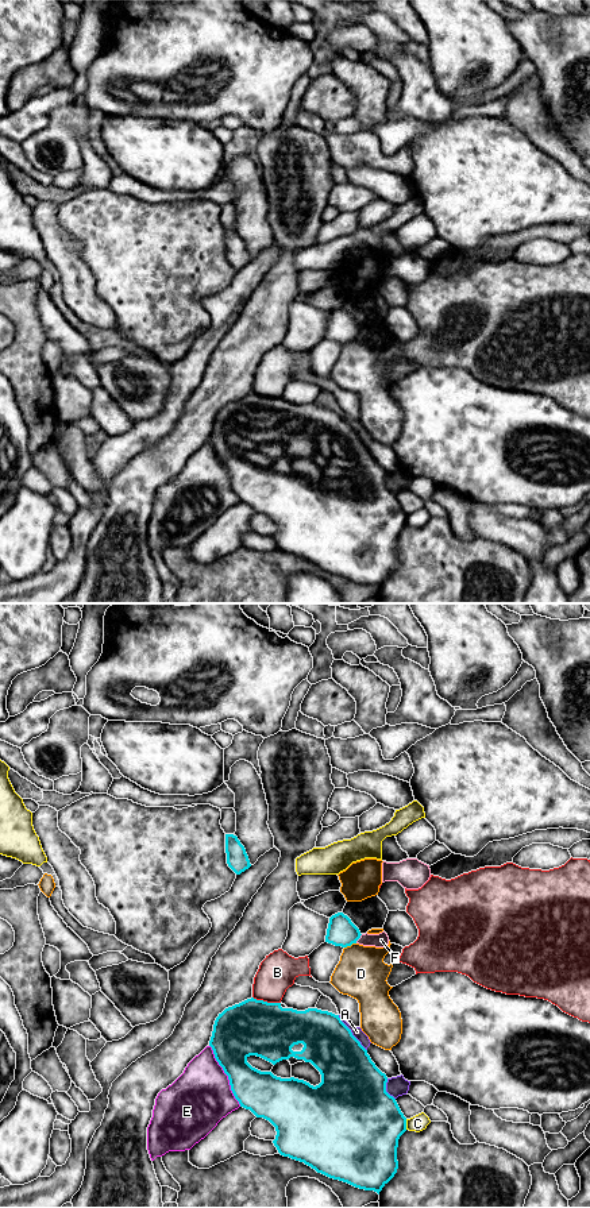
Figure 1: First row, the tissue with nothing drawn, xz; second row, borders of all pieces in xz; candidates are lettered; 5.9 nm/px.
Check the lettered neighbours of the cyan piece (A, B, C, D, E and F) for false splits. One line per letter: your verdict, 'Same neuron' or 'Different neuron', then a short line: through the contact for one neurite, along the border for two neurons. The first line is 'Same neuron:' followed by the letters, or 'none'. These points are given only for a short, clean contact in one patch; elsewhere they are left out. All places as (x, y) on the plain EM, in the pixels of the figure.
Same neuron: none
A: Different neuron
B: Different neuron
C: Different neuron
D: Different neuron
E: Different neuron
F: Different neuron. Line: xz (362, 330), (355, 338)

